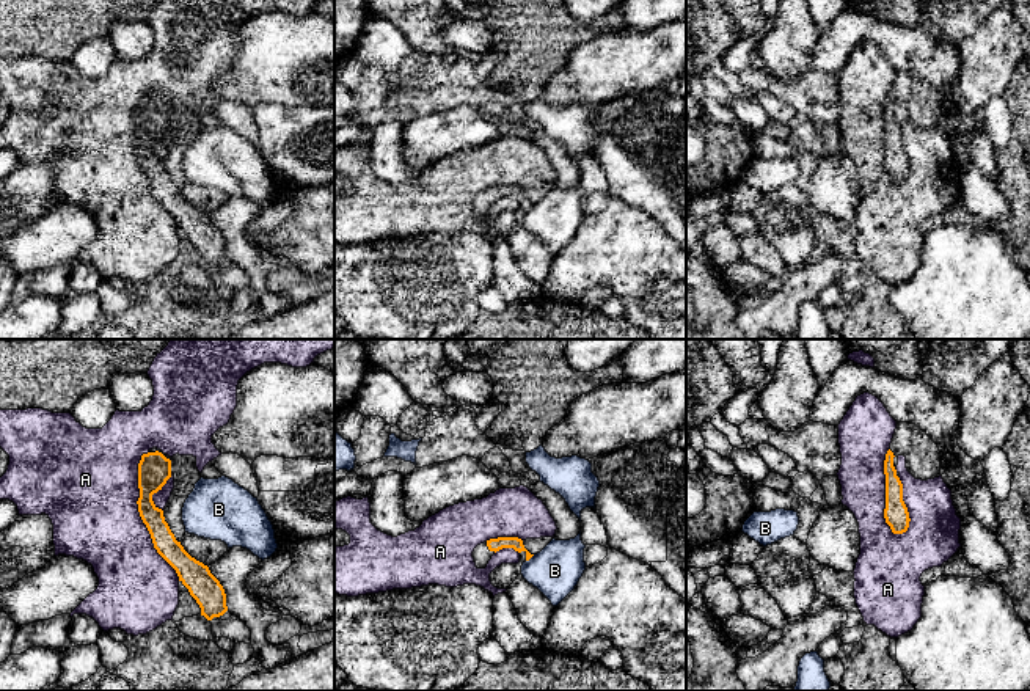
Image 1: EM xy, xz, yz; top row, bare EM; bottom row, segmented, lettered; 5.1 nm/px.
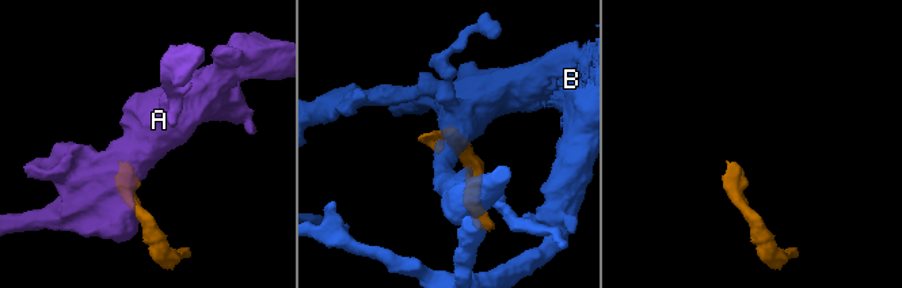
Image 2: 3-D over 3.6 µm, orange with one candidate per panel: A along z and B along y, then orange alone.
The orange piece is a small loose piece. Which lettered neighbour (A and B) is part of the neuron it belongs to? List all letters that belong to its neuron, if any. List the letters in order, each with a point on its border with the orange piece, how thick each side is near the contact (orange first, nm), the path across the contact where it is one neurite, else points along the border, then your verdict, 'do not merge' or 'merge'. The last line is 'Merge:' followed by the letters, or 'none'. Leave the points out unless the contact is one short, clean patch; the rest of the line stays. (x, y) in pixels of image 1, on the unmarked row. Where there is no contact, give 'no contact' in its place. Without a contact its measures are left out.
A: contact yz (886, 143); calibres 120 and 240 nm; do not merge
B: contact xz (529, 206); calibres 70 and 240 nm; border xz (534, 203), (526, 209); do not merge
Merge: none

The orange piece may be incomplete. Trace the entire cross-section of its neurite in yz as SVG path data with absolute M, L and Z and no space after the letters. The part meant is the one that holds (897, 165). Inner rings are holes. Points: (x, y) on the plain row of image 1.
M897 71L884 108L884 166L893 182L906 181L911 170L908 155L903 149L903 132L897 119L900 104L906 105L906 116L915 127L928 129L941 124L941 99L937 93L915 72Z

